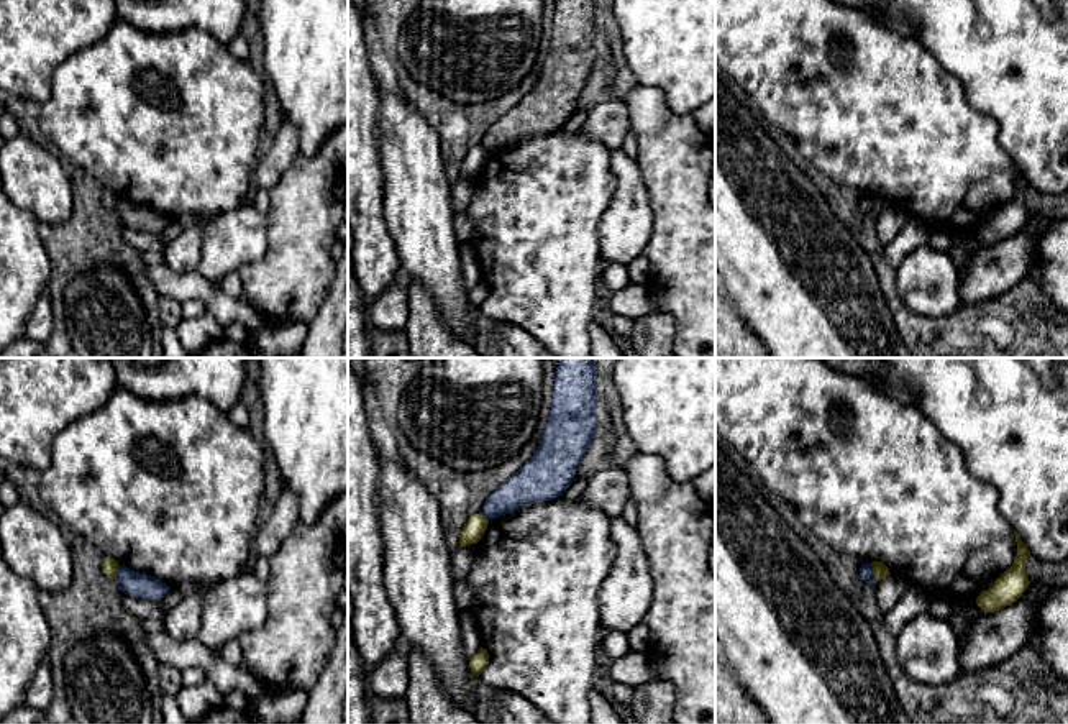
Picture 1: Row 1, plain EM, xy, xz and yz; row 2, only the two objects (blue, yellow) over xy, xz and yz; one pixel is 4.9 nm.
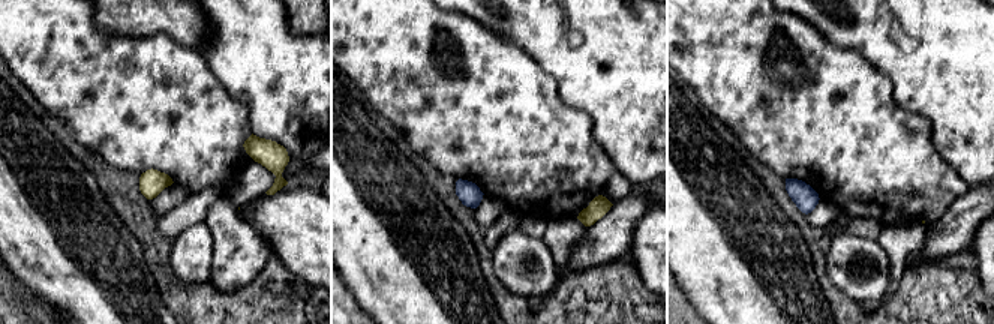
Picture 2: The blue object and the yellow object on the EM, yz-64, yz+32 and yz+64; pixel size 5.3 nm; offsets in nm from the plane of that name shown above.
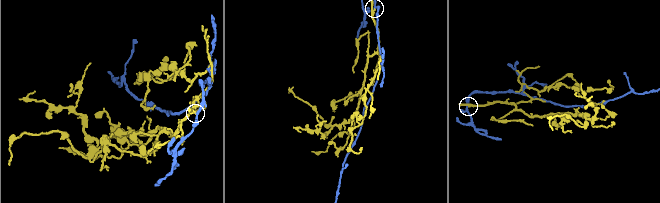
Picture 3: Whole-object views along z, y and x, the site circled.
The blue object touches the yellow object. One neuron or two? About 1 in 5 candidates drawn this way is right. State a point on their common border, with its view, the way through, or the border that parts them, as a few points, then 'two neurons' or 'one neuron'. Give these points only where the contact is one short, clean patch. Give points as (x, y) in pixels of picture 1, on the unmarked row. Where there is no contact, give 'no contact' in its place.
contact yz (873, 206); border yz (870, 196), (876, 214); two neurons

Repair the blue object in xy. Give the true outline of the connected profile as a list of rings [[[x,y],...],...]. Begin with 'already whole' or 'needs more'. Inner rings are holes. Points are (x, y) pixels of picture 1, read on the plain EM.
already whole; [[[121,197],[118,199],[115,213],[125,227],[141,231],[161,233],[171,223],[171,218],[166,215]]]

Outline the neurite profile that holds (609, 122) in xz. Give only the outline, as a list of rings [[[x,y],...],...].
[[[614,97],[599,100],[579,131],[599,140],[609,149],[620,149],[625,135],[632,131],[625,102]]]

